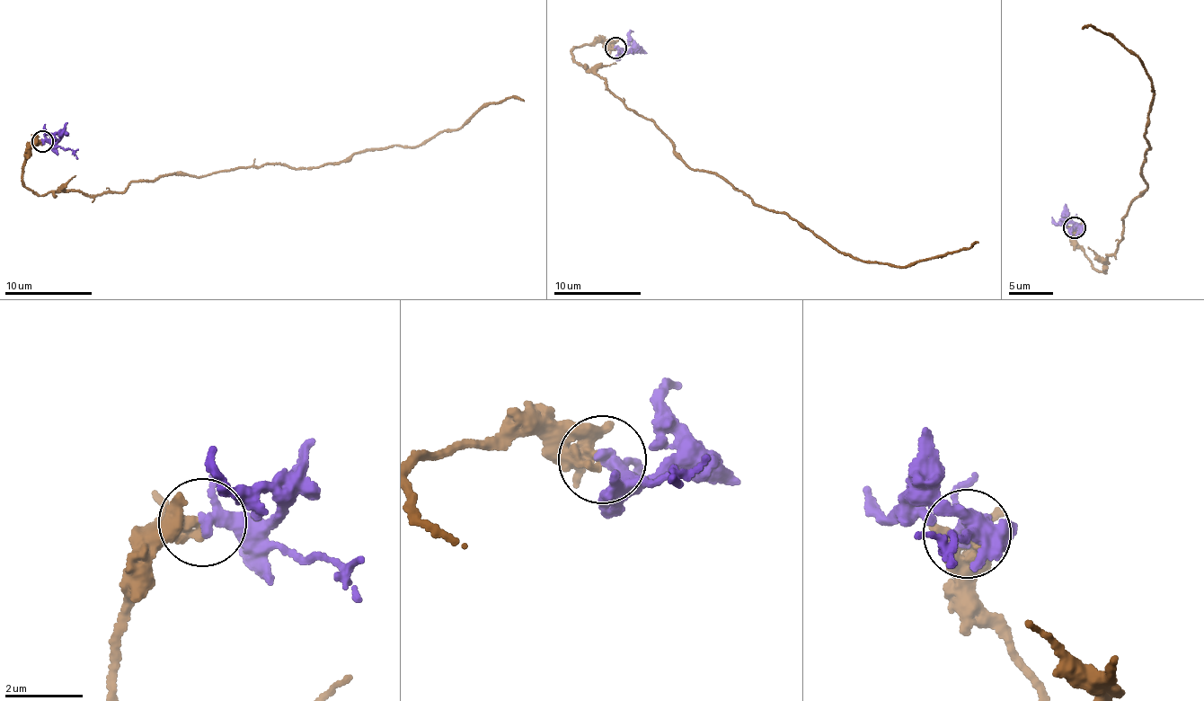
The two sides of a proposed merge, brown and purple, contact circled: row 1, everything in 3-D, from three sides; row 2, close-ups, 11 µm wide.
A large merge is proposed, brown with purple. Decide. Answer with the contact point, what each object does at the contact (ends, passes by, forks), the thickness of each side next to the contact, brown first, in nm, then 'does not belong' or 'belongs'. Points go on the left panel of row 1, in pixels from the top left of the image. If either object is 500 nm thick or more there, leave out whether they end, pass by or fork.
place (42, 141); brown forks; purple passes by; calibres 240 and 280 nm; belongs

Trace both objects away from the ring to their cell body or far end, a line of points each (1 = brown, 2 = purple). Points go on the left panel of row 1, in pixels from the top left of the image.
1: (41, 140), (22, 180), (39, 193), (119, 193), (167, 173), (411, 146), (488, 103), (524, 102)
2: (41, 140), (58, 138), (47, 132), (45, 125)

